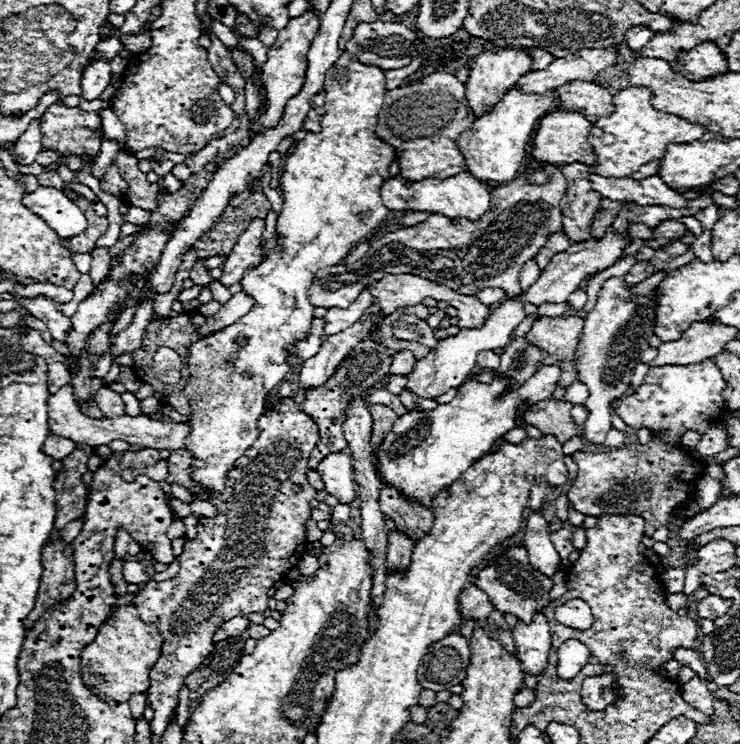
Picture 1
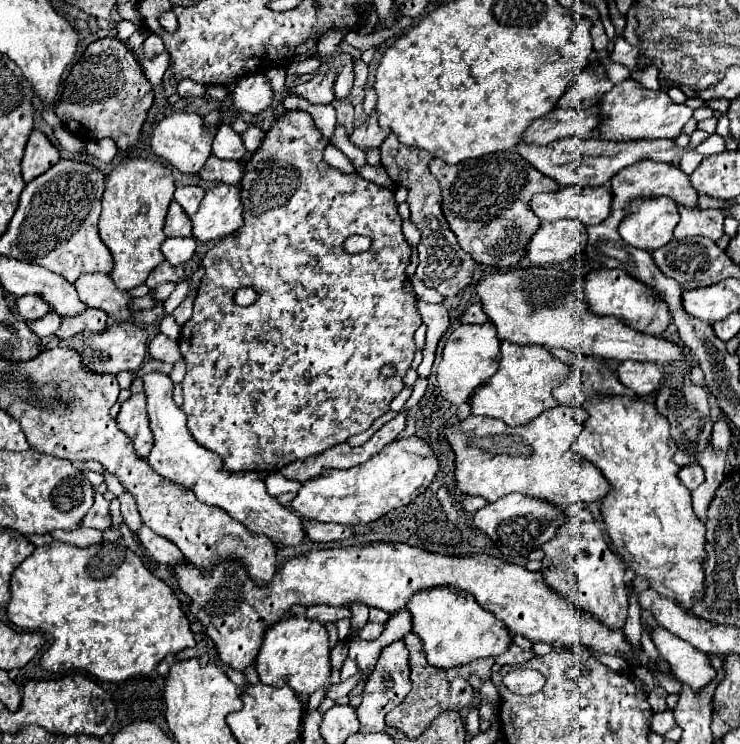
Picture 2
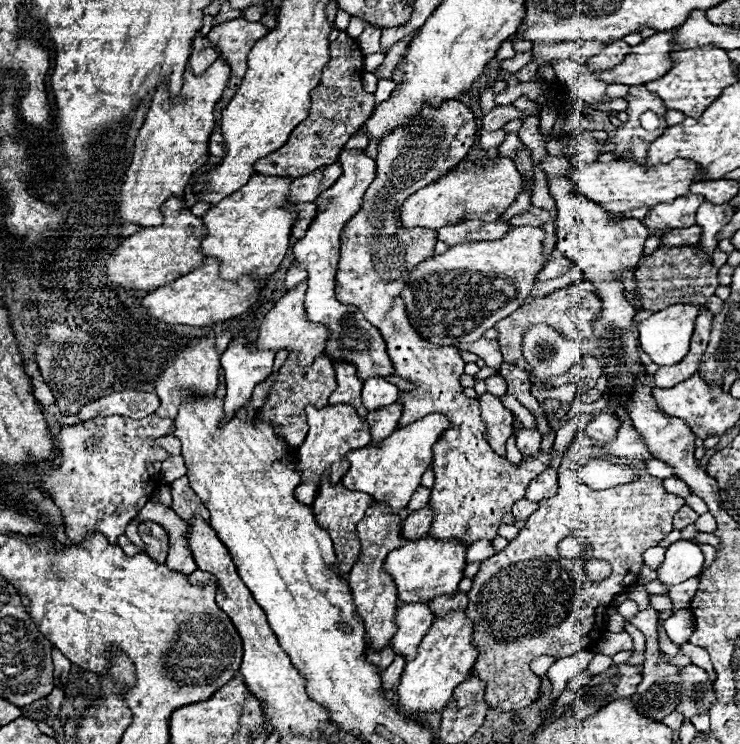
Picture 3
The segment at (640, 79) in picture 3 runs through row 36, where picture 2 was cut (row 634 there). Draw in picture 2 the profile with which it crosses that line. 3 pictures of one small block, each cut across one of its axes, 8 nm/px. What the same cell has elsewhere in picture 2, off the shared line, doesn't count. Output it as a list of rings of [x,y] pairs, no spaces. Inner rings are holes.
[[[656,626],[650,636],[658,648],[660,658],[668,662],[672,676],[690,686],[694,692],[700,692],[716,678],[710,658],[704,652],[698,652],[690,642],[680,640],[662,626]]]

